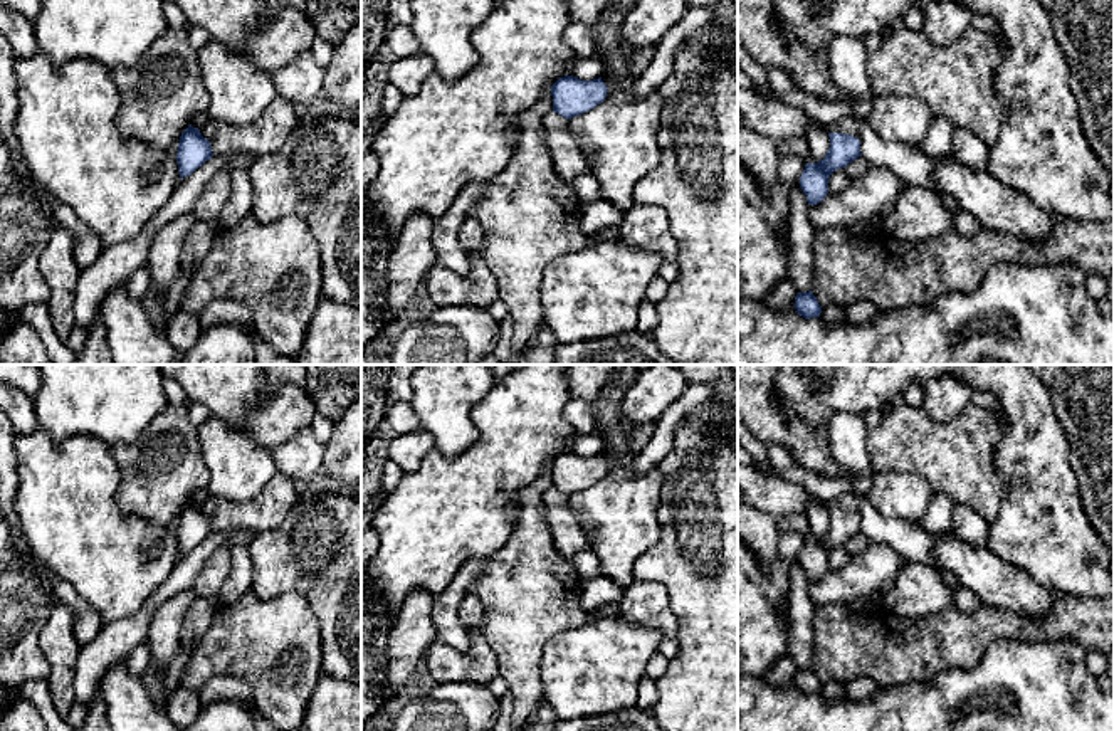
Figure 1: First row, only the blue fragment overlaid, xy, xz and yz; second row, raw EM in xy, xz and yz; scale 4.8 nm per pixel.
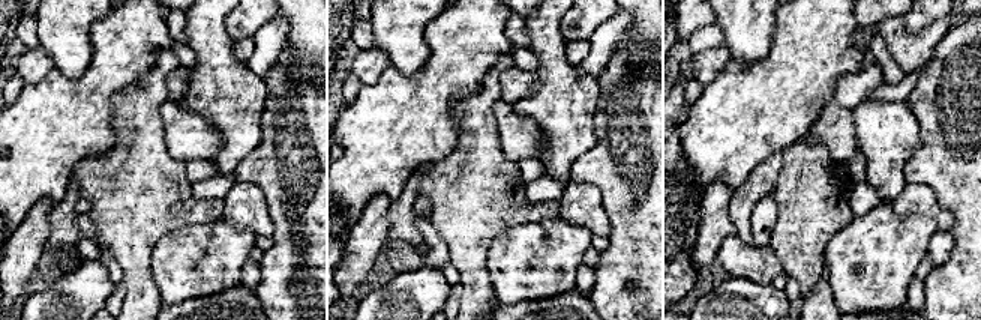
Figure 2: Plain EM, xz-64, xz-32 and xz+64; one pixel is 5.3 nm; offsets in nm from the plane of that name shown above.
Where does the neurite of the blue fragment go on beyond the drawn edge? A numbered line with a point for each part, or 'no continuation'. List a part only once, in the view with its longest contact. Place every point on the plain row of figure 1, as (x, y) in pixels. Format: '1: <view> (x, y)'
no continuation

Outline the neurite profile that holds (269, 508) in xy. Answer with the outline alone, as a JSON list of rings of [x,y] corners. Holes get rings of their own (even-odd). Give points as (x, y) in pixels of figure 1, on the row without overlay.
[[[277,472],[264,489],[249,501],[229,501],[210,496],[200,509],[210,518],[213,533],[260,533],[281,526],[297,497],[294,481]]]

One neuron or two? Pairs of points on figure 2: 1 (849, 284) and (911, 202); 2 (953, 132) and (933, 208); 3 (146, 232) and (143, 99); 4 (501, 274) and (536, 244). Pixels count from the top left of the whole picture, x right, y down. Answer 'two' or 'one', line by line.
1: two
2: two
3: one
4: one

